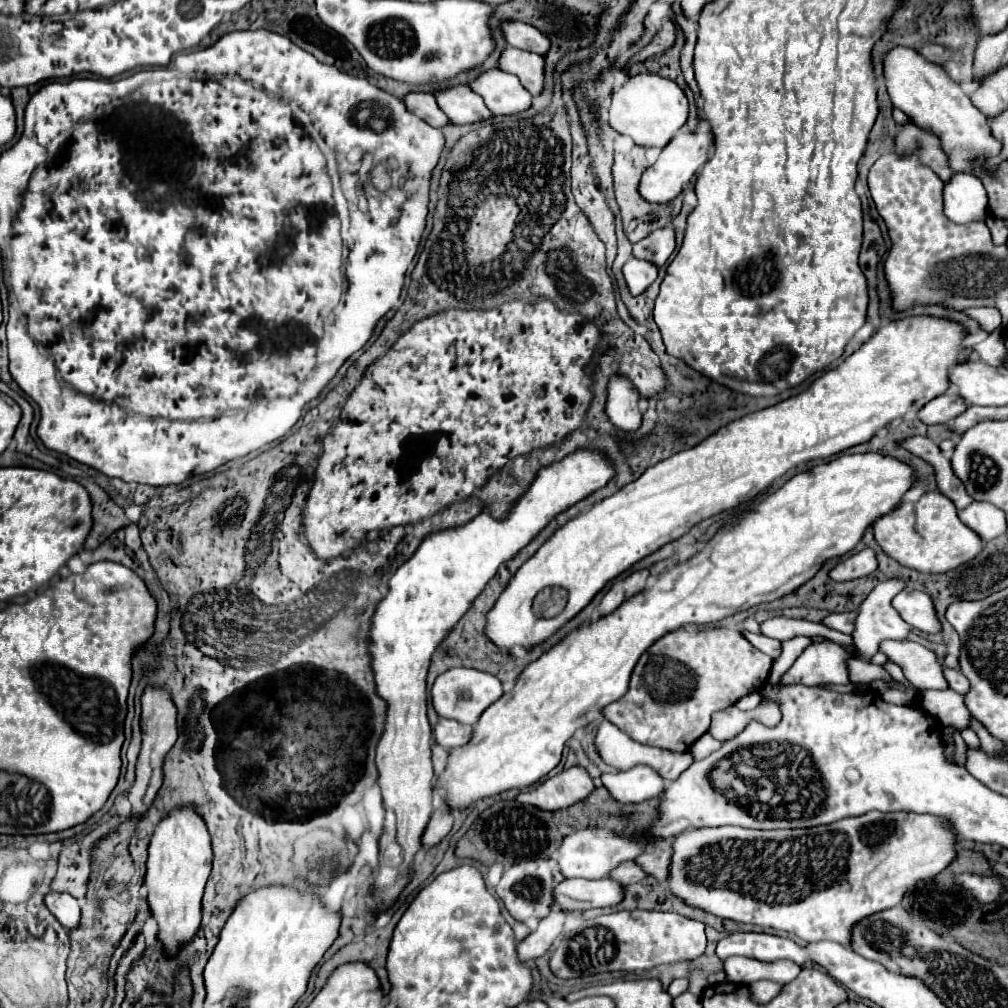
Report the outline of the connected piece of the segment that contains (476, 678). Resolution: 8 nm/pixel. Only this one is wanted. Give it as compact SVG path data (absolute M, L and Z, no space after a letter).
M456 667L446 673L442 673L434 685L432 685L432 703L434 709L440 717L444 719L454 719L464 725L476 725L480 715L484 713L486 707L490 707L496 699L502 697L502 683L496 675L484 673L478 669L466 669L466 667Z

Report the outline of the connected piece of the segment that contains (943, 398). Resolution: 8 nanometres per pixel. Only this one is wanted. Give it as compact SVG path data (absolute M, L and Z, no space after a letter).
M940 395L932 401L928 401L920 411L918 417L926 425L936 425L936 423L948 423L962 415L968 409L966 401L962 397L950 397L950 395Z

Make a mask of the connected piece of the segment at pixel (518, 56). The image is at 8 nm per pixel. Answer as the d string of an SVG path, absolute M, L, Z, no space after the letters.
M508 47L508 49L504 49L504 53L500 57L500 69L516 75L520 79L520 83L534 97L538 97L544 91L546 59L542 55Z

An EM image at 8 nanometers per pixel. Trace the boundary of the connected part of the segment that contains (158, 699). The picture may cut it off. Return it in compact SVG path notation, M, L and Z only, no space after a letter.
M146 689L146 693L142 695L140 727L142 727L142 747L140 747L138 765L136 765L136 781L134 781L132 789L128 791L128 801L132 805L130 815L134 819L140 819L148 813L148 809L162 785L162 779L164 779L162 761L176 741L176 709L174 709L174 703L170 701L168 693L156 691L156 689Z

